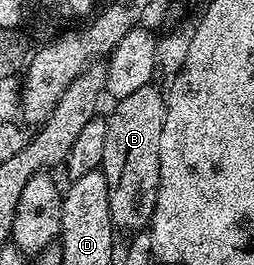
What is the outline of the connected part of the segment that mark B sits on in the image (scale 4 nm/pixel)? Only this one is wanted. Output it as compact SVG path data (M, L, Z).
M148 86L121 98L106 117L105 158L101 170L109 182L109 214L120 233L142 233L155 213L154 197L159 187L161 130L165 126L167 102L162 91Z

